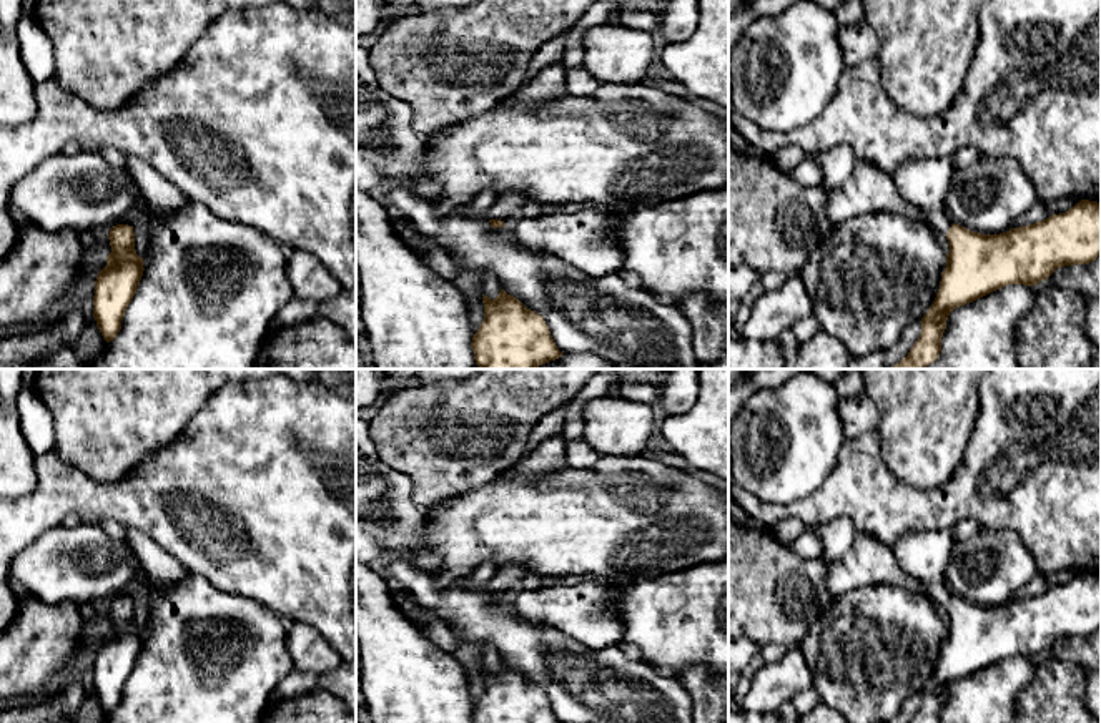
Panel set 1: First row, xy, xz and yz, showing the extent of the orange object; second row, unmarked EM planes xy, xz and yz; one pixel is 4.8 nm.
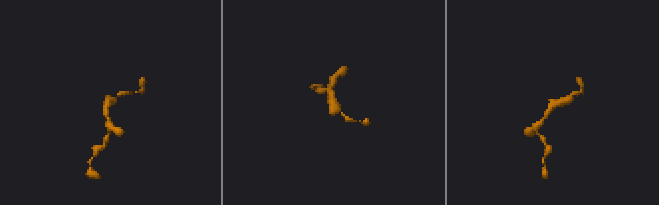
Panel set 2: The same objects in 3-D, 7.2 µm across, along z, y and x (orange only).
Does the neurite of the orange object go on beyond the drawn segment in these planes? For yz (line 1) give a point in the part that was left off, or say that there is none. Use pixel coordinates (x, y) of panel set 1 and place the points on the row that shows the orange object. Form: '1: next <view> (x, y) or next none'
1: next yz (925, 183)

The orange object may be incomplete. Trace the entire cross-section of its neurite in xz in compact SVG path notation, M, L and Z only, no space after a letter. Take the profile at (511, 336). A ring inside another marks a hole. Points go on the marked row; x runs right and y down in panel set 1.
M501 289L496 299L482 294L484 321L472 336L481 369L537 369L562 356L549 326L536 311Z

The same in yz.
M953 156L908 160L891 176L901 198L925 213L925 223L946 236L950 253L940 289L908 356L890 369L925 369L941 352L953 309L1010 284L1036 286L1058 268L1088 264L1101 254L1101 203L1081 199L1066 213L1000 234L956 224L946 209Z

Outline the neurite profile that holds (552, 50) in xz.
M572 30L569 33L549 40L539 52L532 55L529 73L522 85L531 83L541 73L541 70L546 68L549 63L562 60L565 50L574 42L577 43L580 42L580 32Z

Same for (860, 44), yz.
M865 20L840 28L840 43L848 66L855 66L878 57L878 37Z

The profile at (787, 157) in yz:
M783 145L773 155L775 166L790 176L795 166L798 166L807 158L807 153L797 145Z

